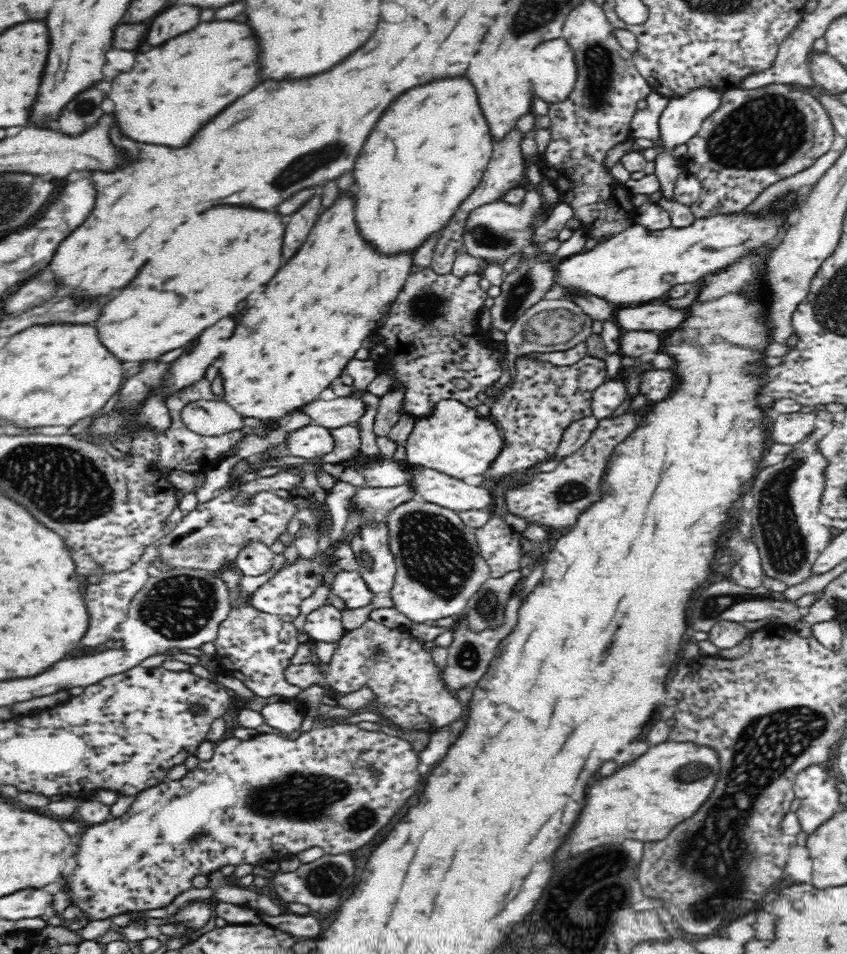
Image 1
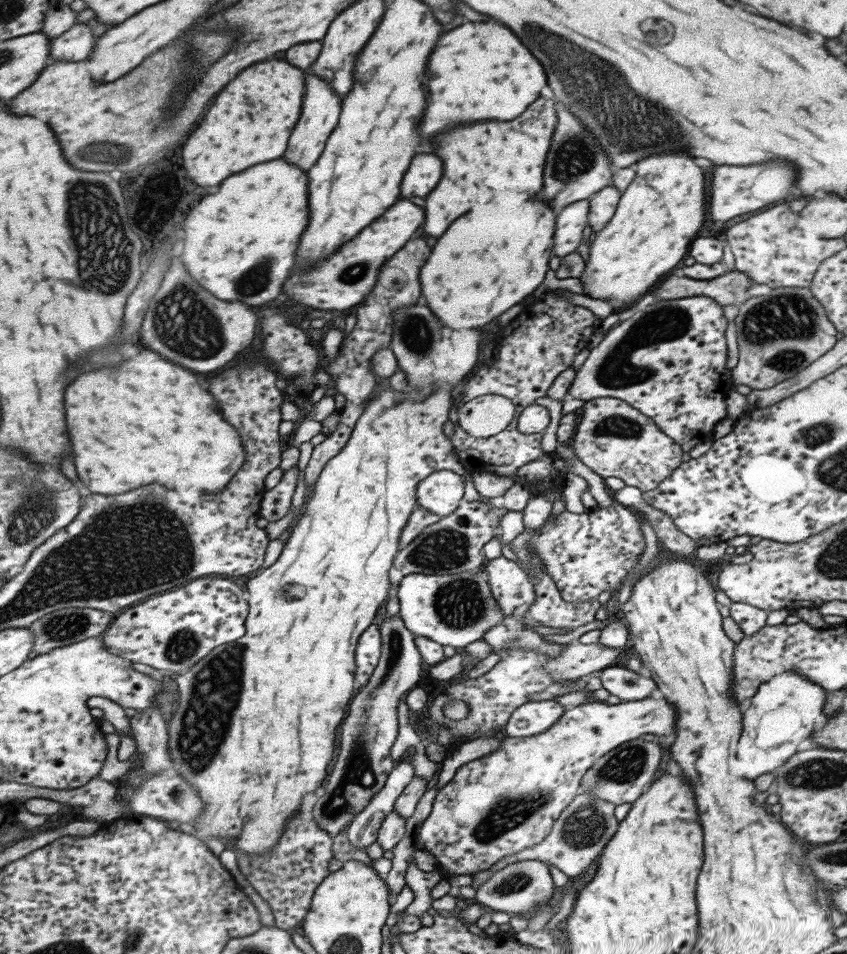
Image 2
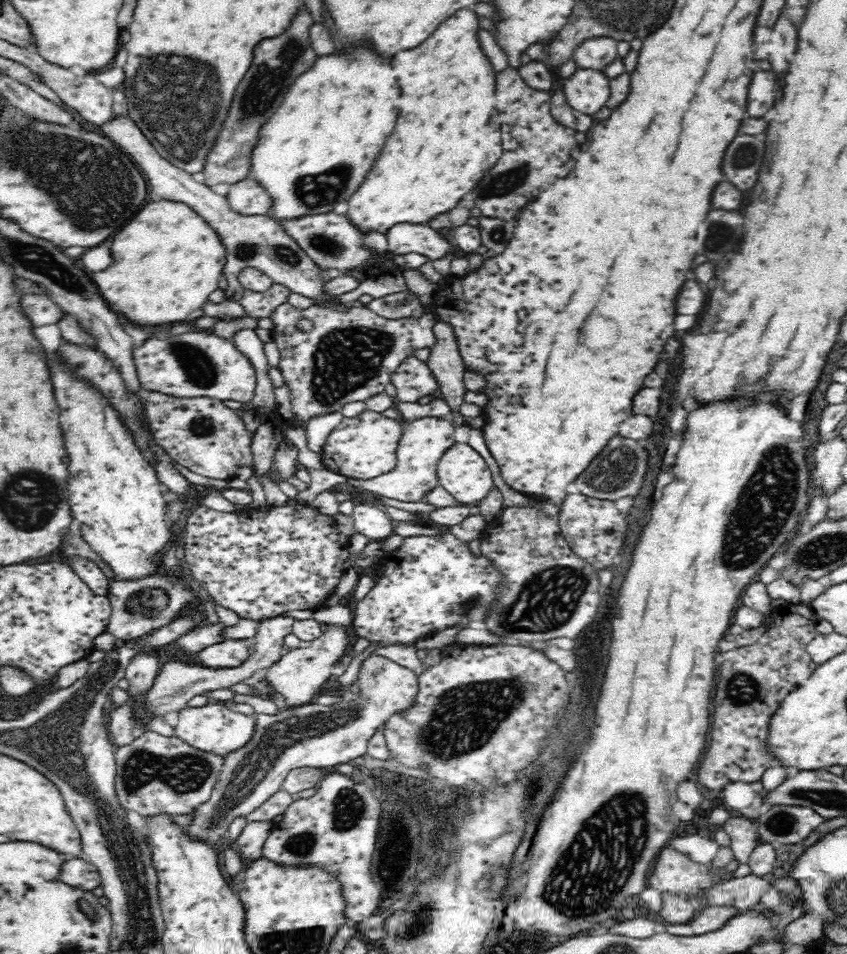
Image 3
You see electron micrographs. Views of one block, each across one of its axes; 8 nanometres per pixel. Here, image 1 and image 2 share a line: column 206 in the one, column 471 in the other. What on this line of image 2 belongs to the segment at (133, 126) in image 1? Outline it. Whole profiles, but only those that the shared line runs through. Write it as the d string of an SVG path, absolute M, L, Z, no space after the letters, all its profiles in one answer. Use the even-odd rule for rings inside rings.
M495 20L485 22L467 22L449 32L445 32L437 50L431 52L427 62L427 108L423 114L423 122L419 124L419 134L415 140L417 154L431 154L429 140L445 128L445 124L457 122L479 122L479 120L513 120L519 116L541 92L545 82L545 72L537 60L531 58L529 50L515 38L511 32Z

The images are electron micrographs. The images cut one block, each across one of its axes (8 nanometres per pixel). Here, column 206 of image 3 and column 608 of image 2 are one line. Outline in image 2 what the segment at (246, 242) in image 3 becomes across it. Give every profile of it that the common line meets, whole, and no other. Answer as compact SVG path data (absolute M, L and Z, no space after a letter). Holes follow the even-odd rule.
M611 184L592 194L588 199L588 231L597 233L610 221L615 212L620 194L621 192Z

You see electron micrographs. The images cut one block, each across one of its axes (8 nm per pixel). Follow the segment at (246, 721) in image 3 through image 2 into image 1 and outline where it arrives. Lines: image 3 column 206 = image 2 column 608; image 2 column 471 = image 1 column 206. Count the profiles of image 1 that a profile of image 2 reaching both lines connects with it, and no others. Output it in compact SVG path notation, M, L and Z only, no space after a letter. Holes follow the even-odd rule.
M337 724L326 728L313 726L308 731L302 731L294 739L276 733L260 733L247 740L231 737L221 742L214 741L214 754L210 760L202 760L200 766L186 772L180 780L168 779L156 786L141 790L134 796L134 802L126 810L126 814L122 814L119 818L108 819L104 823L82 830L77 837L81 842L80 851L73 856L77 866L72 870L71 876L63 882L66 882L72 892L72 903L91 916L91 920L98 920L123 912L164 908L177 894L193 888L192 879L195 876L220 871L220 868L228 864L258 865L262 864L262 860L280 858L286 852L296 855L312 846L323 848L331 855L344 852L354 854L354 850L364 846L366 842L374 842L374 838L382 838L382 834L386 834L386 826L390 826L390 822L398 822L398 814L406 810L406 802L410 802L410 794L414 794L414 790L418 790L418 784L420 784L419 756L417 755L413 751L412 744L406 740L379 730L366 730L358 725L349 724Z

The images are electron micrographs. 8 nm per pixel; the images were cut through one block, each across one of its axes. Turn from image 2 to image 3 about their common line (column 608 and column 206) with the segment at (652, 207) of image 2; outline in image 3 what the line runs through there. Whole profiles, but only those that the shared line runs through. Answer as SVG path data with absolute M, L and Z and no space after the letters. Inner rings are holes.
M165 198L146 204L140 214L114 236L110 250L114 264L104 272L94 274L102 297L122 318L147 326L186 321L192 312L202 309L210 294L218 288L227 255L222 239L205 218L185 202Z

